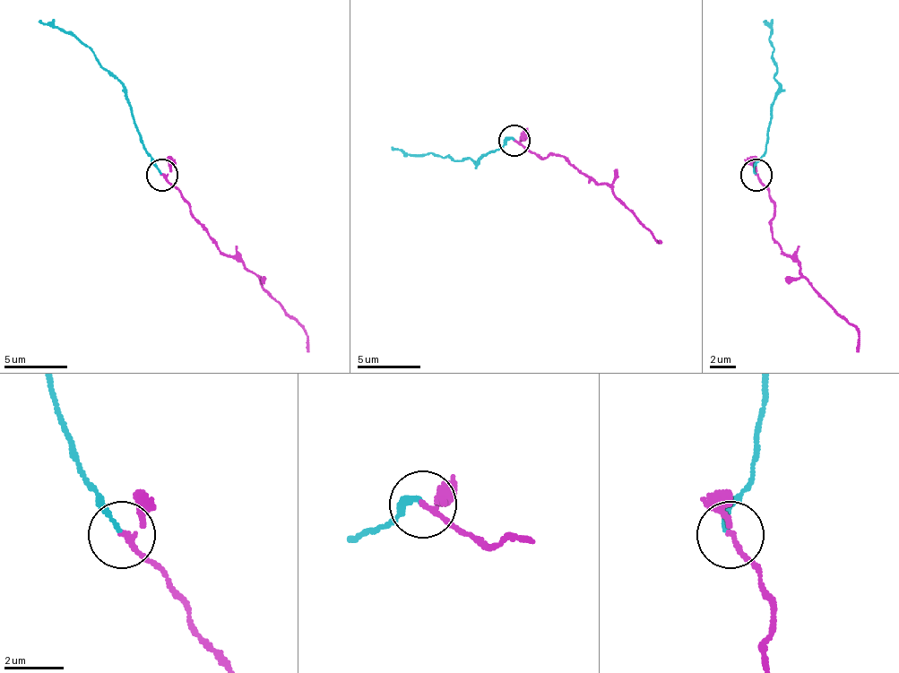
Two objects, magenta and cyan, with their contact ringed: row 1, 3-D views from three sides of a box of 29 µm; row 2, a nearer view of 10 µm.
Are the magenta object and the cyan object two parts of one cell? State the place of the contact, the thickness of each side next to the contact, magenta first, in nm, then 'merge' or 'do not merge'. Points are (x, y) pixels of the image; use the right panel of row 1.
place (756, 175); calibres 130 and 150 nm; merge

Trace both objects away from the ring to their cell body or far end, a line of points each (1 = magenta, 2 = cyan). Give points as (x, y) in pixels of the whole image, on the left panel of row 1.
1: (160, 176), (186, 204), (208, 238), (253, 273), (306, 331), (309, 352)
2: (160, 172), (142, 141), (126, 90), (75, 37), (38, 21)

